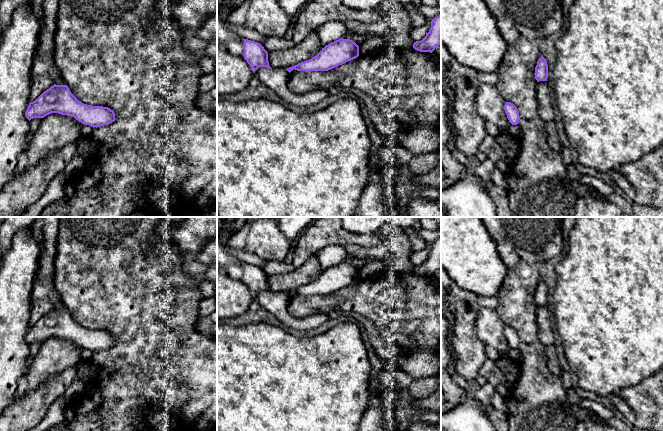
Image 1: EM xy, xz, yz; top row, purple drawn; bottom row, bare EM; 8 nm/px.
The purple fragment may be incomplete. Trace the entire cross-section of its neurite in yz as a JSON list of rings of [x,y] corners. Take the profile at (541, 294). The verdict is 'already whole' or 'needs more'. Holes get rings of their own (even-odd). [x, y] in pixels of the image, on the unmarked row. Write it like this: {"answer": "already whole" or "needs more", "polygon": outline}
{"answer": "already whole", "polygon": [[[543,279],[538,283],[535,291],[535,303],[539,305],[547,305],[548,302],[548,289]]]}

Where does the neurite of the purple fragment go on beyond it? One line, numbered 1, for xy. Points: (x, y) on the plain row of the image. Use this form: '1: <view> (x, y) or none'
1: none

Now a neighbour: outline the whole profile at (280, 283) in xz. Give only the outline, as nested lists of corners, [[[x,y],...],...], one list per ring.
[[[315,253],[302,266],[291,272],[268,276],[269,290],[272,293],[287,293],[311,283],[321,274],[318,253]]]

